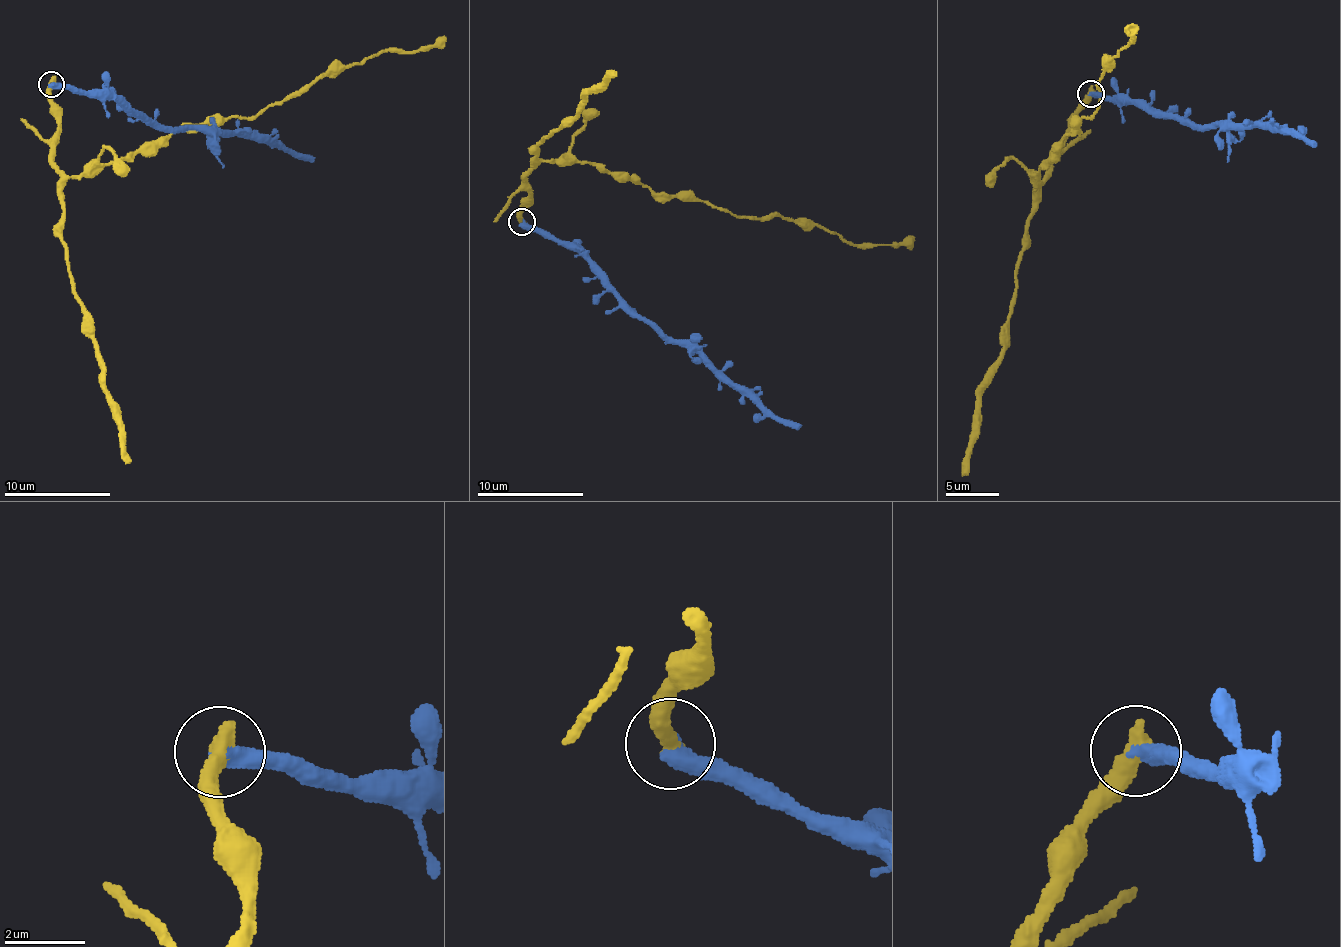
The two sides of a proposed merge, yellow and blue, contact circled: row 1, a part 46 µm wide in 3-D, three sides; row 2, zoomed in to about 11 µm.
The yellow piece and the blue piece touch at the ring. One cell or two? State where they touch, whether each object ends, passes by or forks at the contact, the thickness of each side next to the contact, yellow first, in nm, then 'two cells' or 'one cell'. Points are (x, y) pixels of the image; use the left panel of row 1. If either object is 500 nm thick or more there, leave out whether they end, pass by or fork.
at (51, 84); 550 nm thick on the yellow side, 480 nm on the other; two cells

